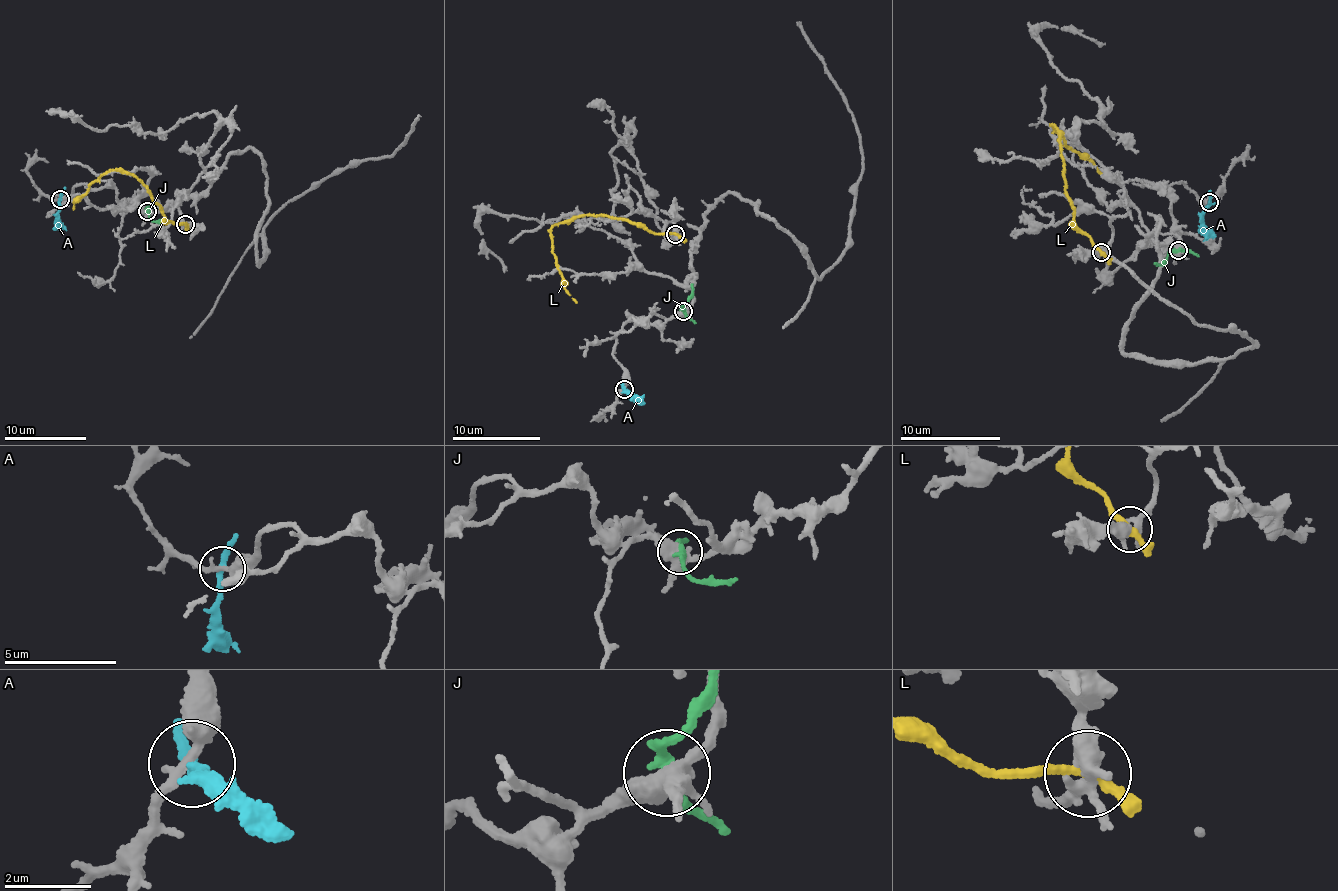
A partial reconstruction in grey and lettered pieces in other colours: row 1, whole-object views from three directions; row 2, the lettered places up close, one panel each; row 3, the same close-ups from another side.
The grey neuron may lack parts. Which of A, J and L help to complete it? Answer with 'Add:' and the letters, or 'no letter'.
Add: J

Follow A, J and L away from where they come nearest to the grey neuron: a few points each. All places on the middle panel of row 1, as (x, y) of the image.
A: (623, 388), (631, 396), (645, 395)
J: (682, 310), (693, 283)
L: (676, 234), (655, 234), (643, 225), (606, 214), (554, 224), (551, 237), (556, 265), (577, 303)

